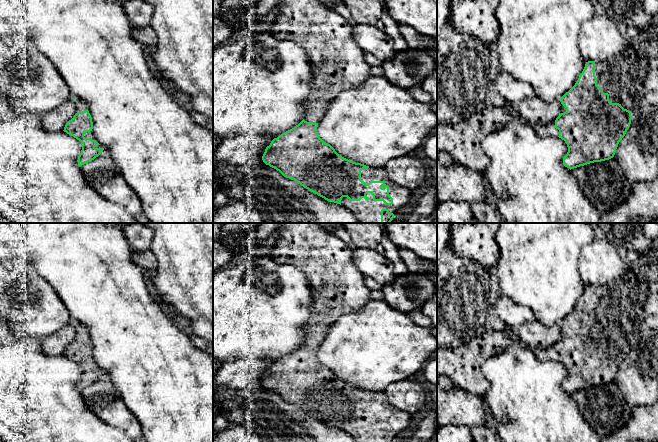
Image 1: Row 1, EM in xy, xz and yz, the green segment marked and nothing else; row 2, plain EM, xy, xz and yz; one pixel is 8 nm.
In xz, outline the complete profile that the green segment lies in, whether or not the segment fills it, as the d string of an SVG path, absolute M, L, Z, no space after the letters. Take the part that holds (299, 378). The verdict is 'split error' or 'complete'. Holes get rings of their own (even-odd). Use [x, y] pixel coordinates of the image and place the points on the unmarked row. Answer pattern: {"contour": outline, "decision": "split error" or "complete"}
{"contour": "M280 223L275 232L274 241L277 247L272 251L271 258L279 265L292 265L305 274L311 287L313 307L312 318L303 326L305 332L303 344L271 365L262 380L263 386L325 424L340 428L356 442L394 442L400 432L413 424L411 414L394 408L388 402L384 391L373 392L342 381L330 368L324 366L317 356L318 347L331 326L343 315L359 310L370 300L371 290L365 286L363 274L353 263L353 251L343 240L335 234L327 233L317 223Z", "decision": "split error"}

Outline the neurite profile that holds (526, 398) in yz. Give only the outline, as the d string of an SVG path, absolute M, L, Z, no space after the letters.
M505 326L509 346L501 353L487 359L481 370L490 383L484 394L484 401L490 415L494 418L494 429L502 442L600 442L599 436L584 418L571 394L563 389L563 381L568 376L564 364L555 360L539 360L533 347L520 340Z

